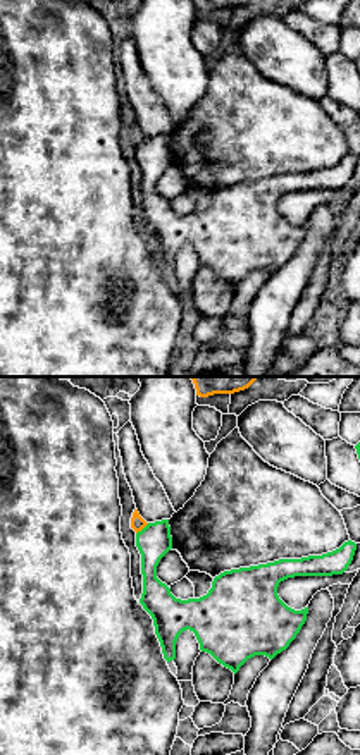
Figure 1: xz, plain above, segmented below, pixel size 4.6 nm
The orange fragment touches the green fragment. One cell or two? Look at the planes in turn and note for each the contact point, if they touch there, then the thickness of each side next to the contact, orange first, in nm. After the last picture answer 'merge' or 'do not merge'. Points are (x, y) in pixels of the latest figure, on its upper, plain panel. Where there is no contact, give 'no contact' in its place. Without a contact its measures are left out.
meets orange at (142, 143); 70 nm thick on the orange side, 160 nm on the other

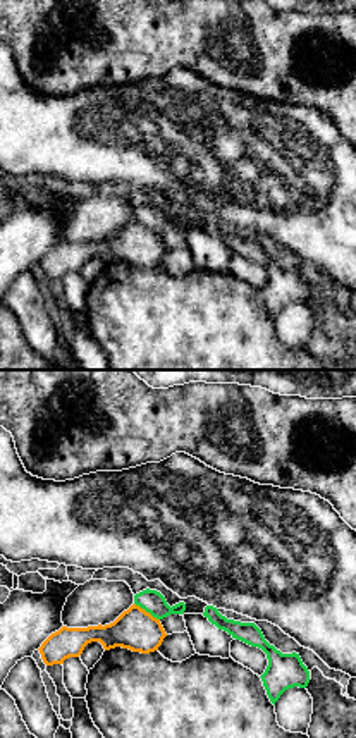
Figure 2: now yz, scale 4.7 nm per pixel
meets orange at (145, 226); 190 nm thick on the orange side, 110 nm on the other

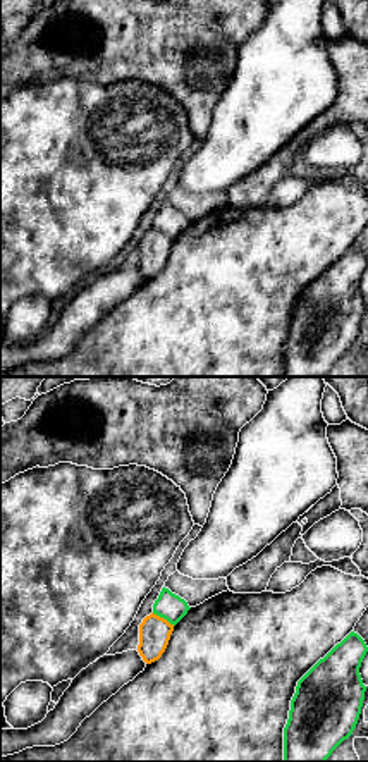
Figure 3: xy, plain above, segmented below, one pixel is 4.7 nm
meets orange at (162, 233); 150 nm thick on the orange side, 130 nm on the other

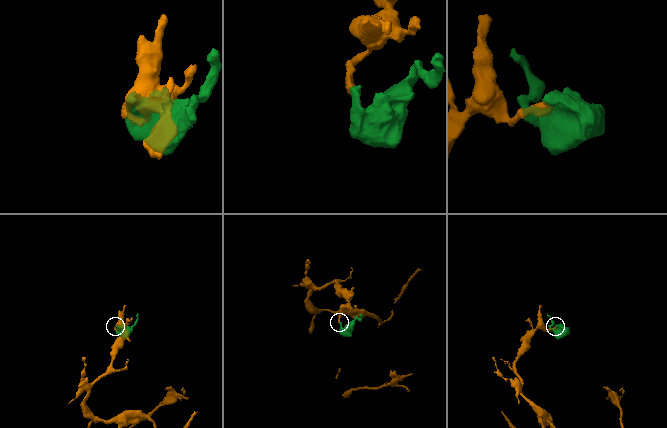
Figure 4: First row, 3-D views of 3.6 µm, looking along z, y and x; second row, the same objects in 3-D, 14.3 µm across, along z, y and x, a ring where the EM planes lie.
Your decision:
do not merge

